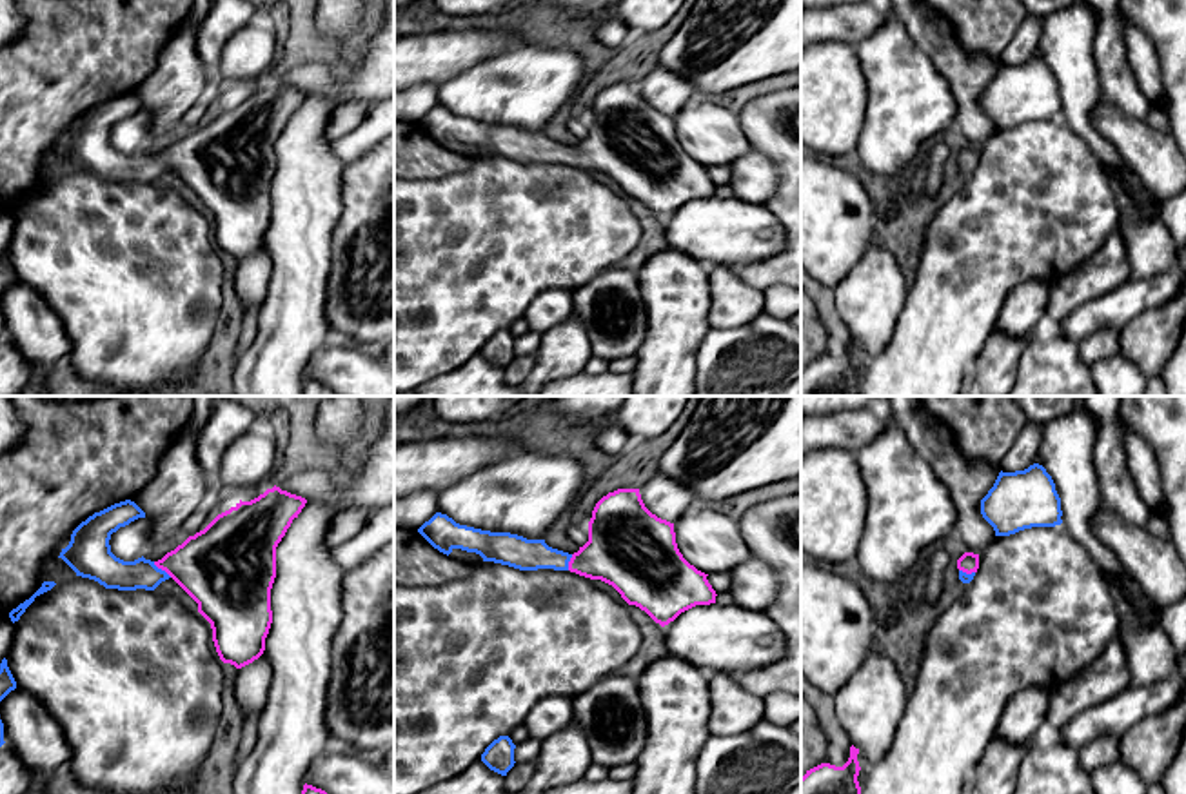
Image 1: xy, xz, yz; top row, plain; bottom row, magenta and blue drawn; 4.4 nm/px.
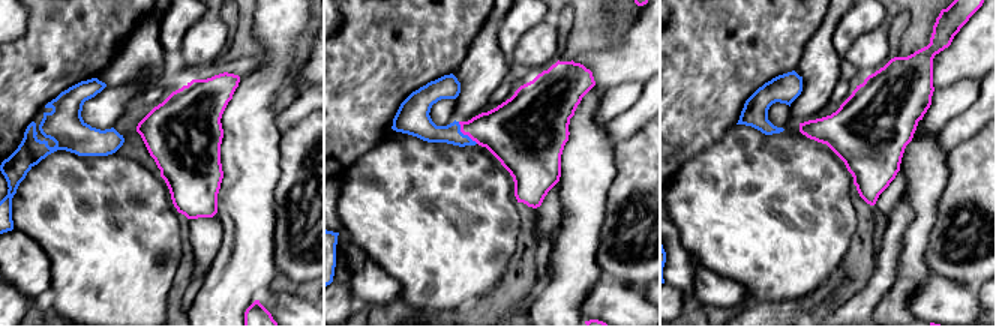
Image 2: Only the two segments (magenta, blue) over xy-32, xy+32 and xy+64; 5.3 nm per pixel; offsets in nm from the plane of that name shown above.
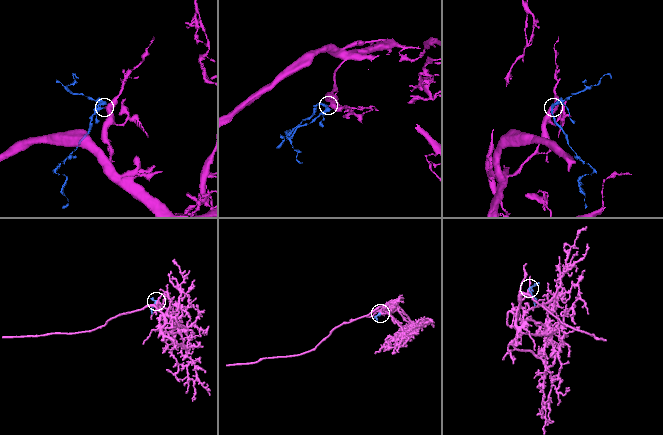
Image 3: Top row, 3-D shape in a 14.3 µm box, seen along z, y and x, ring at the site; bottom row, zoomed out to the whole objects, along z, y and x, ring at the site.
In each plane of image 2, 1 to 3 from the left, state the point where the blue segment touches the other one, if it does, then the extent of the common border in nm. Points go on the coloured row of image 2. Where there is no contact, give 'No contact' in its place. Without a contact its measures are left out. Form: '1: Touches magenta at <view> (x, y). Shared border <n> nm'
1: No contact
2: Touches magenta at xy+32 (465, 134). Shared border 160 nm
3: No contact

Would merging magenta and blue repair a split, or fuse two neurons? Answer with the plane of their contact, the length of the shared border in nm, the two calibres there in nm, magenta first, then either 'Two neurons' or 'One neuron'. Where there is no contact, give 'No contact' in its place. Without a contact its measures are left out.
Touches magenta in xy. Shared border 110 nm. Thickness 360 nm (magenta) against 140 nm. One neuron

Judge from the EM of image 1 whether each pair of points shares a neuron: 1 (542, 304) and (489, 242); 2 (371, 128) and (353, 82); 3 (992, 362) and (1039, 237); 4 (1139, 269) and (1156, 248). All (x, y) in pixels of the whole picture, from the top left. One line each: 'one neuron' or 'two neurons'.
1: two neurons
2: two neurons
3: two neurons
4: one neuron

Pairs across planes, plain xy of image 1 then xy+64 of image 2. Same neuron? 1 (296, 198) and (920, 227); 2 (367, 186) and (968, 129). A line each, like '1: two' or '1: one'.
1: one
2: two

